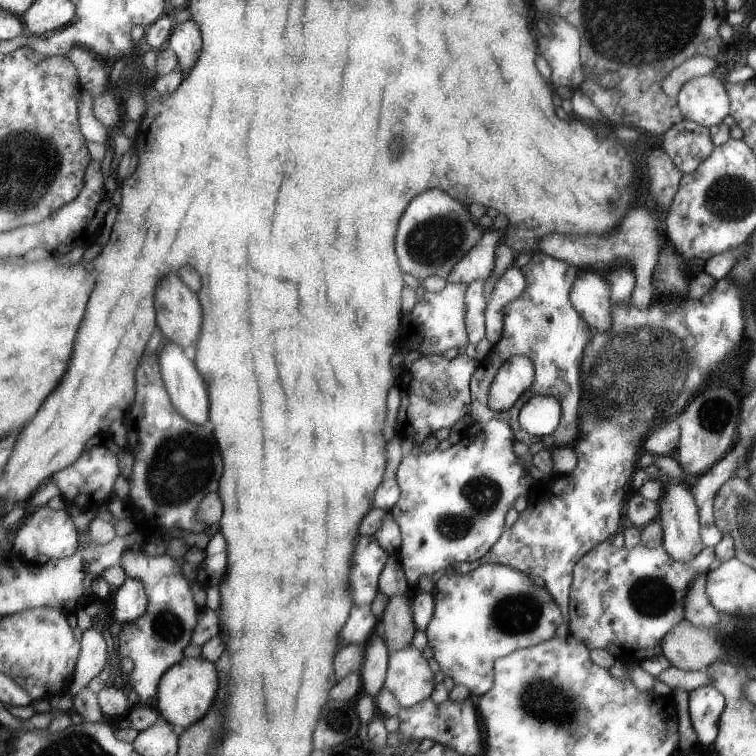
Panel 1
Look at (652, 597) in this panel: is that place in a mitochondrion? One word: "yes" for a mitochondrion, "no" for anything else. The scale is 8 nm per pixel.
yes

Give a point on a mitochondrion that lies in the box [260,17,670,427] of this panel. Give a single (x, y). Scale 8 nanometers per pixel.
(435, 242)

